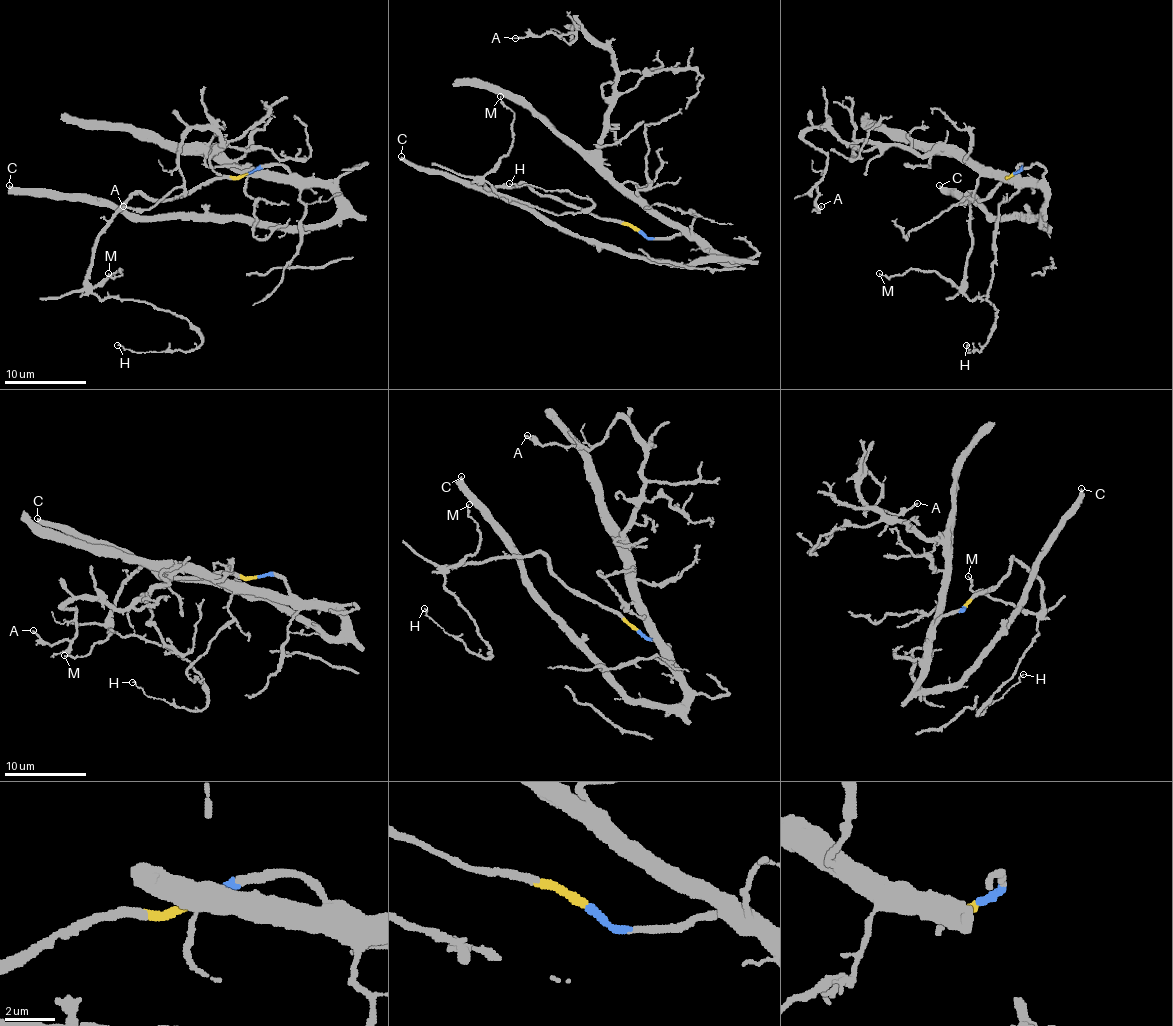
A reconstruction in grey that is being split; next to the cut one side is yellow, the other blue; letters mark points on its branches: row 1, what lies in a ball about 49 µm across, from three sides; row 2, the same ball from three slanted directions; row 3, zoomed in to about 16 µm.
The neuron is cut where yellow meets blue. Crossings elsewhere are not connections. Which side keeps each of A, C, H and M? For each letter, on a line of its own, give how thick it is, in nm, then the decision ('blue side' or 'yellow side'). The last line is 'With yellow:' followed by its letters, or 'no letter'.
A: calibre 160 nm; blue side
C: calibre 360 nm; blue side
H: calibre 100 nm; yellow side
M: calibre 140 nm; yellow side
With yellow: H, M

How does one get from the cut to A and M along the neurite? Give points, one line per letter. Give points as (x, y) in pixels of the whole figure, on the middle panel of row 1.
A: (639, 230), (649, 238), (680, 232), (602, 164), (616, 62), (575, 21), (571, 43), (573, 33), (514, 37)
M: (639, 230), (541, 197), (520, 183), (492, 189), (479, 181), (512, 144), (514, 113), (500, 97)

